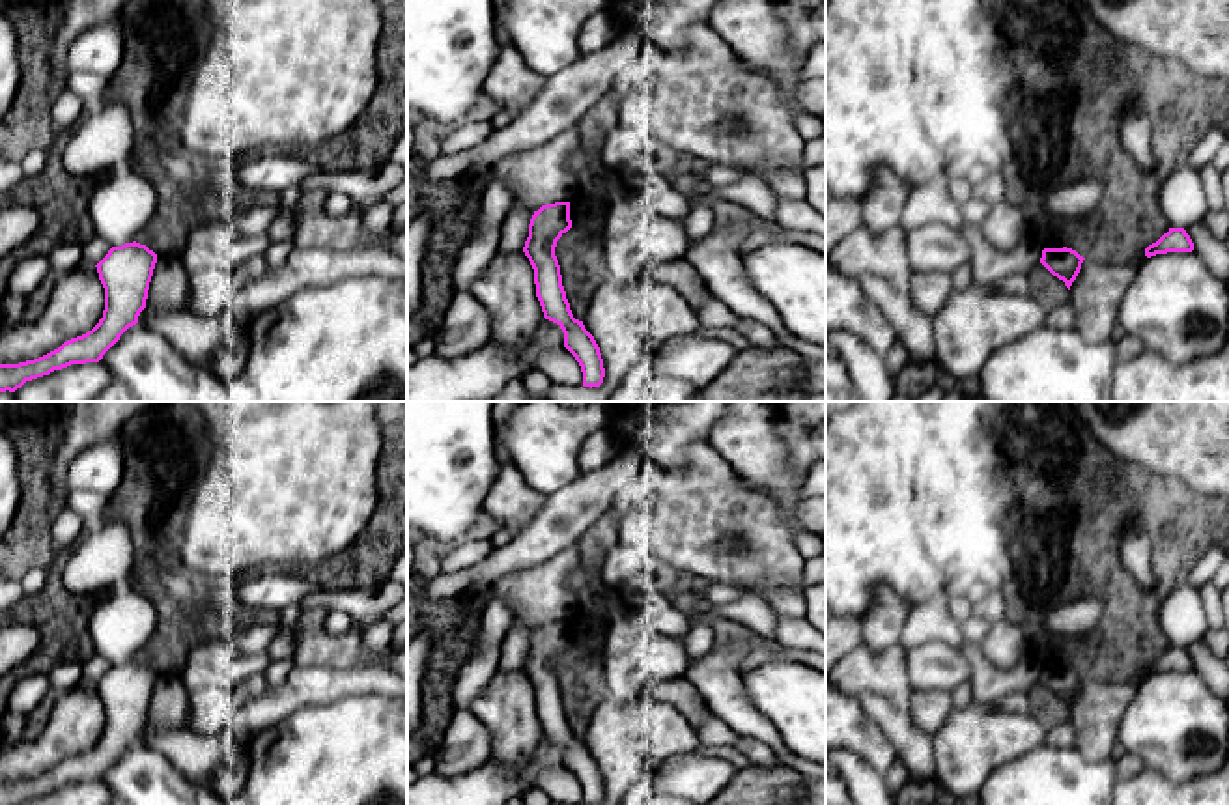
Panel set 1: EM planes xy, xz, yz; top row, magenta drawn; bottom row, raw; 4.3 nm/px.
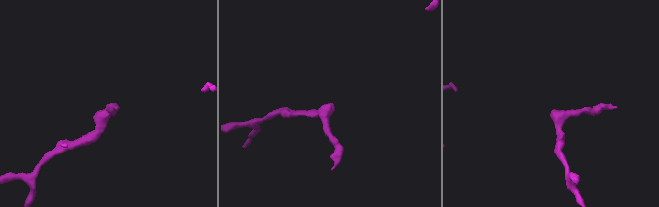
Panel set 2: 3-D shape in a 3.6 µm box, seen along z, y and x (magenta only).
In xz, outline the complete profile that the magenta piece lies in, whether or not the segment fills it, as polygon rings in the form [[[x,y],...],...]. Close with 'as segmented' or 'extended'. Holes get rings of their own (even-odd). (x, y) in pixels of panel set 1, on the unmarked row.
[[[555,620],[534,629],[523,671],[534,687],[536,715],[544,736],[564,751],[564,766],[583,790],[583,805],[600,805],[605,796],[603,777],[594,755],[575,738],[562,704],[555,674],[557,659],[572,646],[570,620]]] | as segmented

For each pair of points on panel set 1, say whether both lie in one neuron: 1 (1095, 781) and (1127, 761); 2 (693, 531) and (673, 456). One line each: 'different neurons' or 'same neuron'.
1: different neurons
2: different neurons

